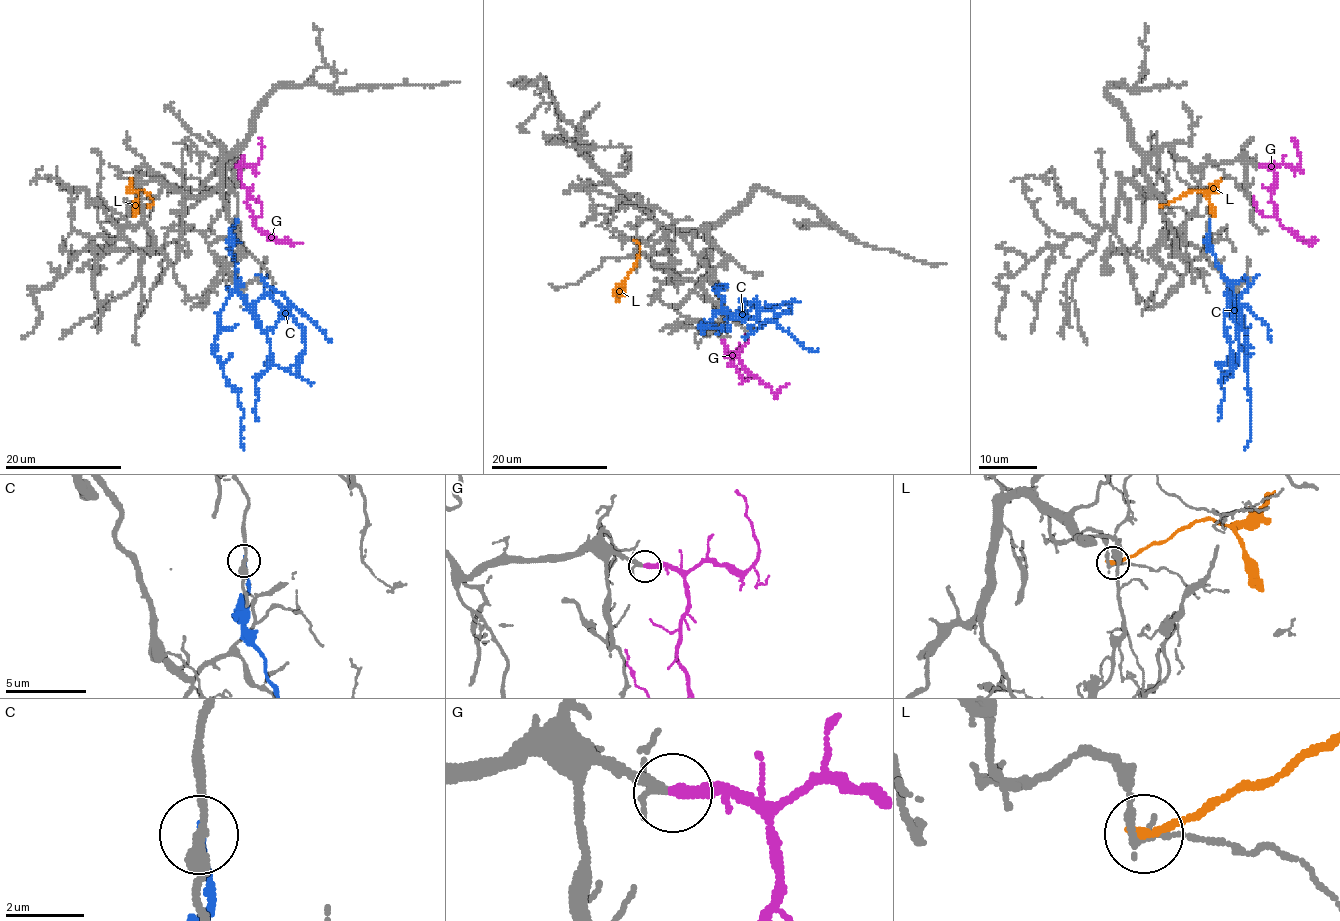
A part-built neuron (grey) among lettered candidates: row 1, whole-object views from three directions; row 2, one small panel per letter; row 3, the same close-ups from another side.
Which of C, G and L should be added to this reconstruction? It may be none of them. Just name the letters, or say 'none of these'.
G

